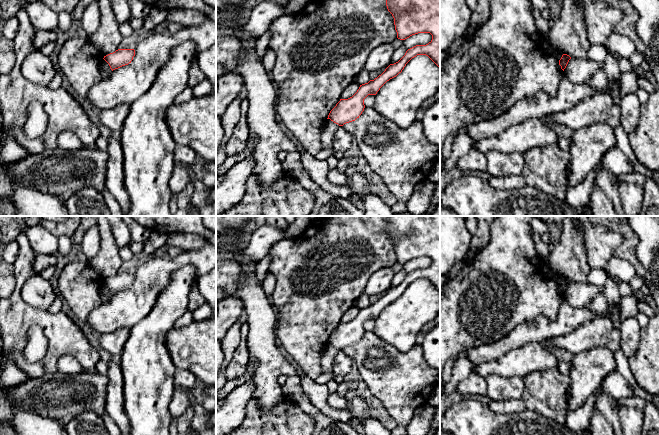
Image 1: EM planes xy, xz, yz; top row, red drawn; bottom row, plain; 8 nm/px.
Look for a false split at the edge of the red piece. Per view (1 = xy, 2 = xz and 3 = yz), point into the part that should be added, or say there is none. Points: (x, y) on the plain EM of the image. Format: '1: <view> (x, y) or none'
1: none
2: none
3: none

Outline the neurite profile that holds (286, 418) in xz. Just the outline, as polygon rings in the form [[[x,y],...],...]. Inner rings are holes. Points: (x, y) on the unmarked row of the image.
[[[284,397],[272,409],[264,411],[252,399],[239,427],[227,435],[312,435],[315,422],[293,399]]]

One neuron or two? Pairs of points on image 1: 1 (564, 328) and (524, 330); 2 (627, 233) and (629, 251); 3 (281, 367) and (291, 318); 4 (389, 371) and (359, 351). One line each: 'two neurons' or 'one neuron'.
1: one neuron
2: one neuron
3: two neurons
4: one neuron

